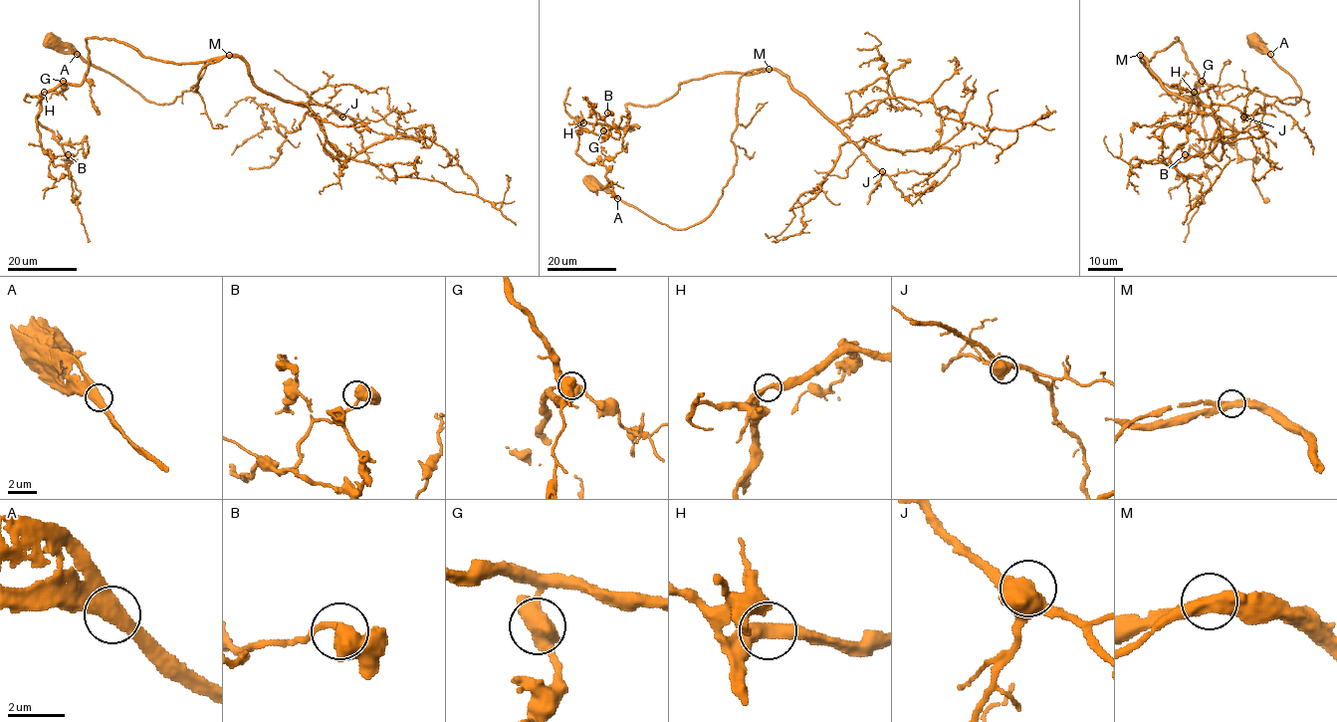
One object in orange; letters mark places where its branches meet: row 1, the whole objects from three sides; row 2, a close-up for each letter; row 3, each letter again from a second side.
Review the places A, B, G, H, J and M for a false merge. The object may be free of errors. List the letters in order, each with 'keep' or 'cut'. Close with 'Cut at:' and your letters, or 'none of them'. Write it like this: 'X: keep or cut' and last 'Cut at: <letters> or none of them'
A: keep
B: keep
G: keep
H: keep
J: keep
M: keep
Cut at: none of them

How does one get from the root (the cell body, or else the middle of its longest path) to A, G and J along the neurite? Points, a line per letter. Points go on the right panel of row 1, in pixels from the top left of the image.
A: (1255, 41), (1261, 51), (1270, 54)
G: (1255, 41), (1300, 88), (1294, 105), (1228, 85), (1170, 88), (1140, 59), (1177, 38), (1202, 81)
J: (1255, 41), (1300, 88), (1294, 105), (1228, 85), (1170, 88), (1140, 57), (1170, 92), (1243, 117)

